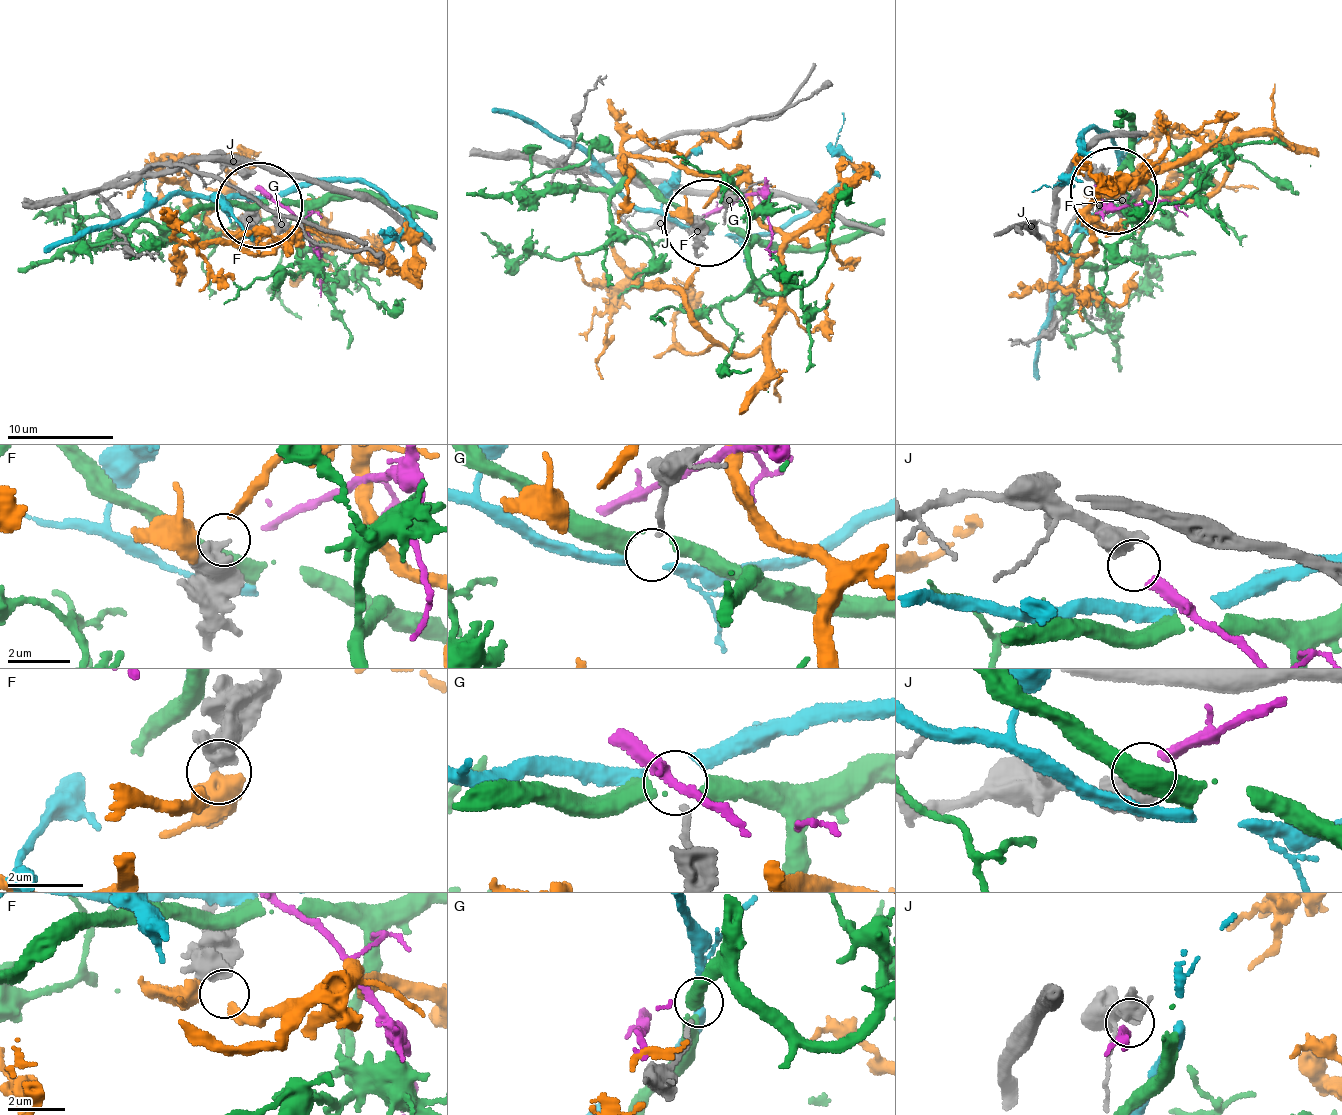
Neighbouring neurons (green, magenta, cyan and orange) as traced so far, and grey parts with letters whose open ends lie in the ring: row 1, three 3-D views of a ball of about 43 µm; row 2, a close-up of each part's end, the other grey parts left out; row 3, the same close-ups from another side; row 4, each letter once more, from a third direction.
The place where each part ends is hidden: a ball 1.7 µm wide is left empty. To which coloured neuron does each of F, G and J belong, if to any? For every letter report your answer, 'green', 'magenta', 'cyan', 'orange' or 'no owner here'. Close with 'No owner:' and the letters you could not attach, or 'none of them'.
F: orange
G: cyan
J: magenta
No owner: none of them

